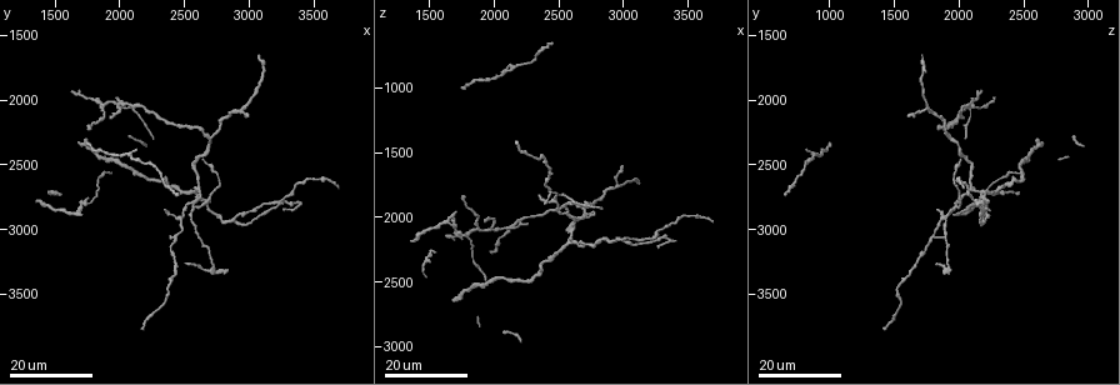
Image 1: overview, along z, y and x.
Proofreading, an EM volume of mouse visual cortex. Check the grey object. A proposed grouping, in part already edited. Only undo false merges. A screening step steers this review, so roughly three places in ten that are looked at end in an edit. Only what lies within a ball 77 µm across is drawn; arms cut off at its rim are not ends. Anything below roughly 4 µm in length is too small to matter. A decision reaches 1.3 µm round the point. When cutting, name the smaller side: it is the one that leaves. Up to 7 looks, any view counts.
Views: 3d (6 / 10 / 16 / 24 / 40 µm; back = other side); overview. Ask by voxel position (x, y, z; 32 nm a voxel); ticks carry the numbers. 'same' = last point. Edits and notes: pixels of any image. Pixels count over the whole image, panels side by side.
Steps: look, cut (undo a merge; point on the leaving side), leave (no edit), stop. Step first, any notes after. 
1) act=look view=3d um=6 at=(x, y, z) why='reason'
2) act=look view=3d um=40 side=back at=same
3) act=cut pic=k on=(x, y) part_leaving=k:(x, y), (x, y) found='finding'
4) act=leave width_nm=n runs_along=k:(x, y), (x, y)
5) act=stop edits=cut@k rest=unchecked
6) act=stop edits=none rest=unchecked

act=look view=3d um=16 at=(2720, 3320, 1920) why='four or more arms meet'

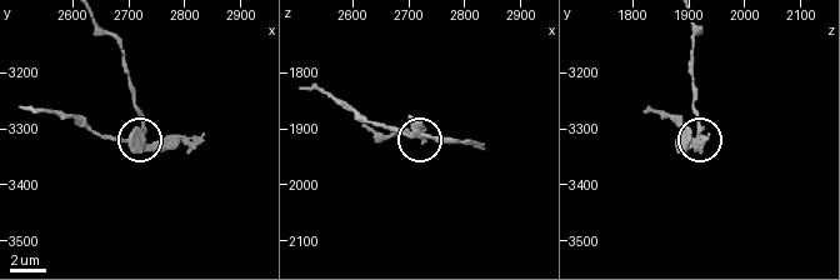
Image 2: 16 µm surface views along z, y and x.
act=look view=3d um=10 at=(2720, 3325, 1900) why='zoom in'

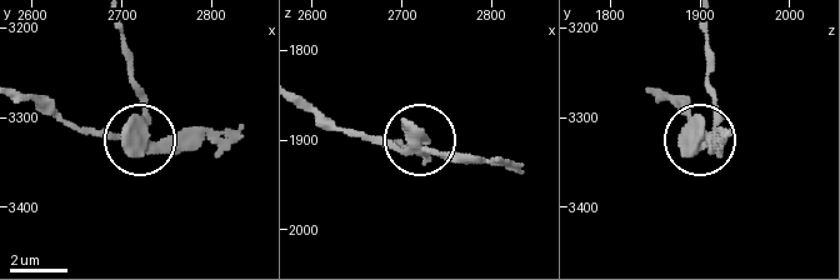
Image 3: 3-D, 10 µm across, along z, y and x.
act=cut pic=3 on=(183, 143) width_nm=390 part_leaving=3:(139, 129), (99, 133), (26, 100) found='two neurons meet here'

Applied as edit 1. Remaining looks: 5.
act=look view=overview why='see it whole again'

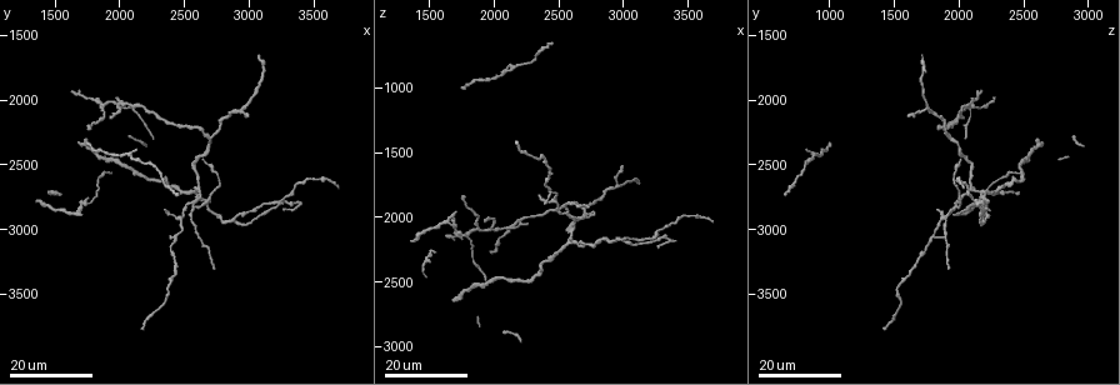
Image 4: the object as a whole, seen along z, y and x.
act=look view=3d um=16 at=(2120, 2040, 2120) why='looks like a crossing'

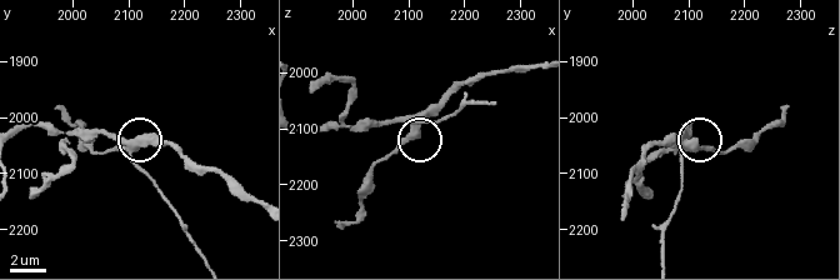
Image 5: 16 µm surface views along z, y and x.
act=look view=3d um=10 at=(2105, 2055, 2095) why='zoom in'

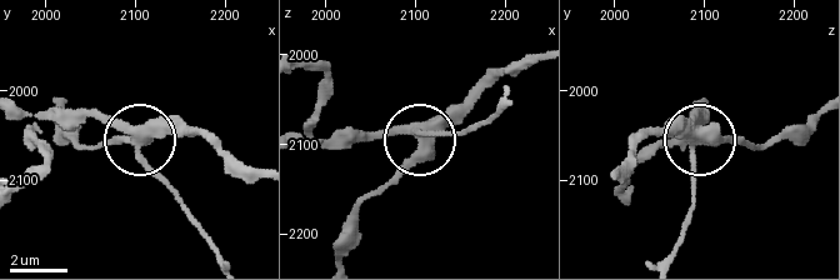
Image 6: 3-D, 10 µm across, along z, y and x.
act=look view=3d um=10 side=back at=(2110, 2055, 2095)

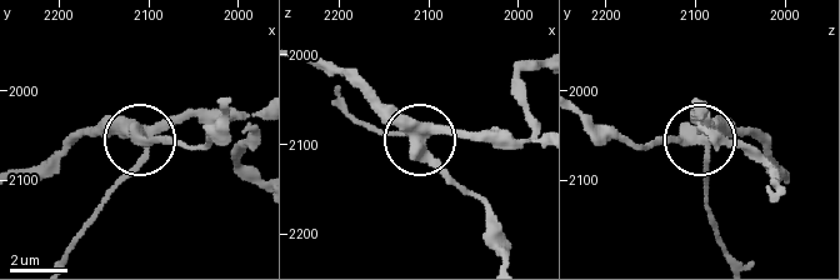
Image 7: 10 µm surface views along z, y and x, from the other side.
act=cut pic=7 on=(126, 173) part_leaving=7:(430, 128), (385, 135), (341, 106) found='a second neuron is stuck on'

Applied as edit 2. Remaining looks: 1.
act=stop edits=cut@3,cut@7 rest=unchecked

